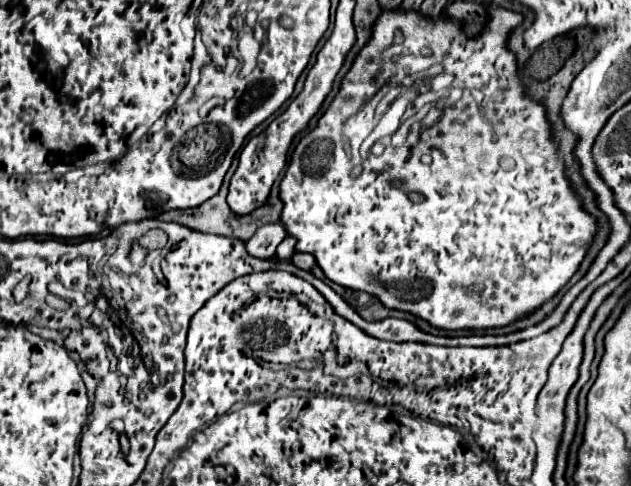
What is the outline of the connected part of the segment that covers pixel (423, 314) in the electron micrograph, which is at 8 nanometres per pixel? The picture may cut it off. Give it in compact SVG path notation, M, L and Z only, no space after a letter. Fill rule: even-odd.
M490 4L488 6L488 22L484 24L484 28L480 30L478 36L468 38L462 32L462 22L458 20L442 20L442 18L432 18L432 20L420 20L420 14L414 10L384 10L382 16L376 18L374 26L372 26L372 34L370 40L366 42L366 46L358 52L358 56L354 58L350 70L346 72L346 76L340 82L340 90L334 96L334 100L330 102L330 106L326 108L326 112L318 118L318 124L298 142L298 146L292 152L288 170L280 182L280 200L284 204L282 208L282 216L280 222L286 228L288 236L296 238L296 252L306 252L312 254L316 258L316 264L322 268L324 276L328 280L332 280L334 284L340 284L344 288L352 288L352 290L362 290L368 292L372 296L376 296L382 306L390 308L390 310L400 310L400 312L410 312L414 316L420 316L422 320L426 320L428 324L432 324L434 328L440 330L486 330L486 328L502 328L508 326L528 314L532 314L534 310L538 310L542 304L546 304L550 298L554 298L568 282L570 278L576 274L578 266L582 264L588 246L592 246L592 240L598 232L598 224L596 218L590 216L584 208L582 208L582 198L576 194L576 190L572 188L570 180L566 178L566 166L564 160L558 154L558 144L552 138L552 124L548 120L546 114L546 106L542 104L542 100L534 100L528 90L524 88L520 76L518 76L518 62L516 62L516 54L512 50L508 50L508 38L512 34L514 28L518 28L524 20L522 14L506 10L502 6ZM402 58L412 58L414 60L414 72L424 72L434 64L444 64L446 72L456 72L460 82L460 88L466 88L466 108L472 108L470 114L478 112L478 120L480 120L480 112L482 112L482 122L476 122L476 138L466 138L466 154L446 154L446 156L432 156L432 164L422 164L422 154L414 154L410 146L386 146L384 154L380 156L370 156L370 160L364 162L364 170L358 178L350 178L350 170L360 164L360 144L364 142L364 138L368 138L368 134L374 130L376 126L376 116L372 116L372 112L364 110L366 102L372 100L388 82L390 78L397 77L396 83L402 83L404 75L400 62Z

